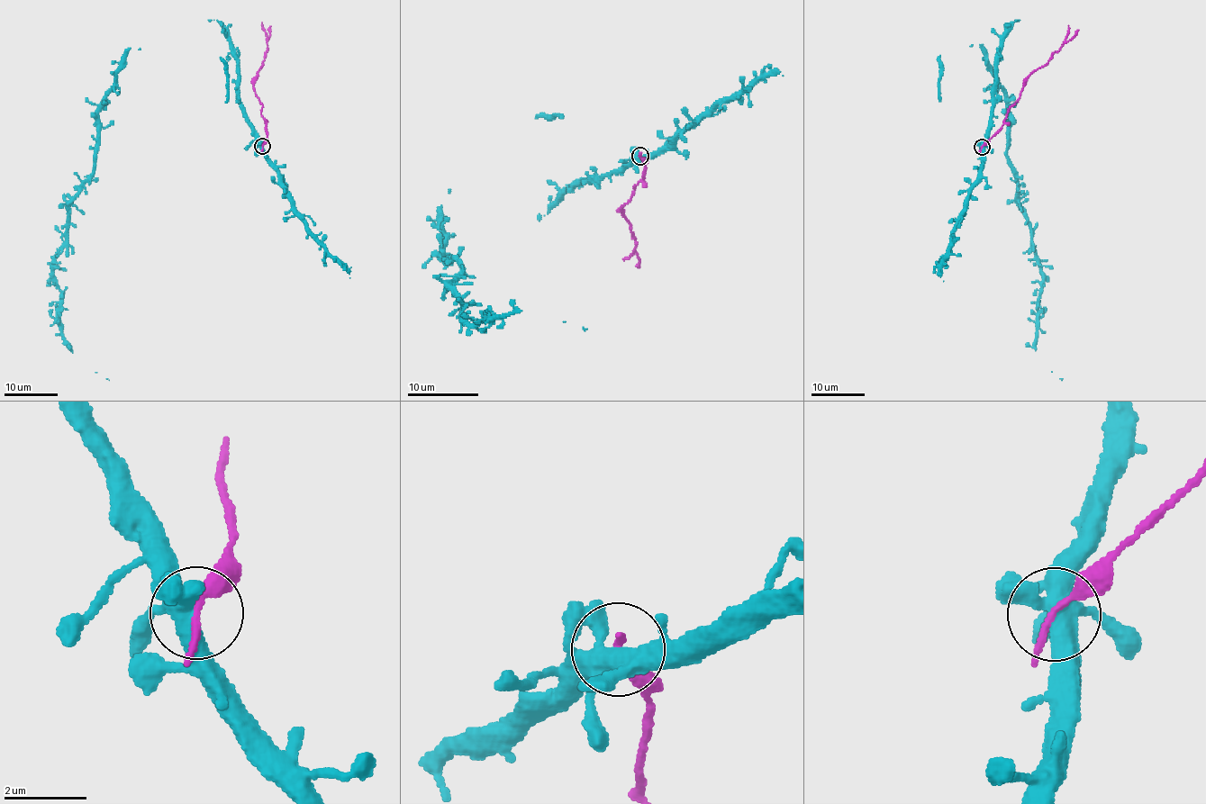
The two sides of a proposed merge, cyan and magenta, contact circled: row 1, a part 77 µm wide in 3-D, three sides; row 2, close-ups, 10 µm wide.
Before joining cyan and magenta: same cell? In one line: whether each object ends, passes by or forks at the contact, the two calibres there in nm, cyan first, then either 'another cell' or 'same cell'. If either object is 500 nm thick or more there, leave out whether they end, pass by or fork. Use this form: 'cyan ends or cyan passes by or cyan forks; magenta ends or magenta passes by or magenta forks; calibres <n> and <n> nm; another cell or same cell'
cyan forks; magenta passes by; calibres 400 and 160 nm; same cell

